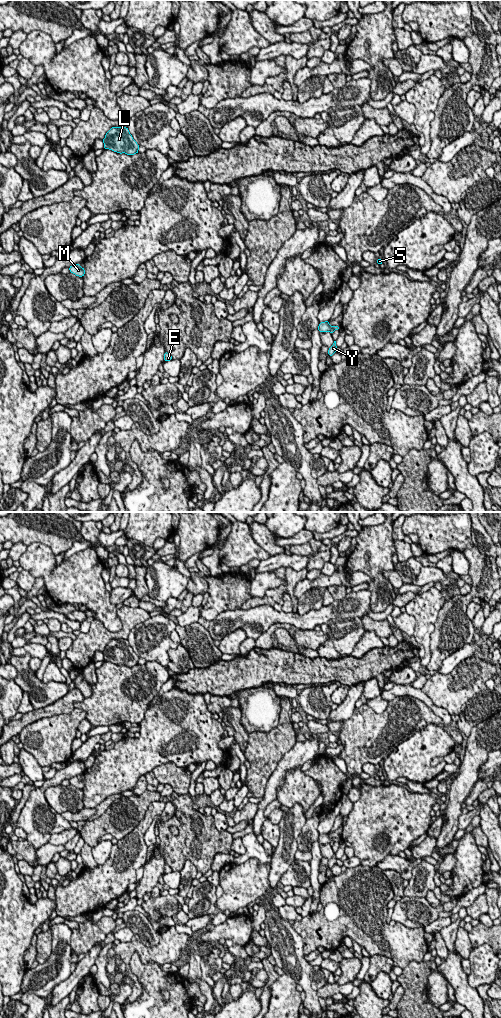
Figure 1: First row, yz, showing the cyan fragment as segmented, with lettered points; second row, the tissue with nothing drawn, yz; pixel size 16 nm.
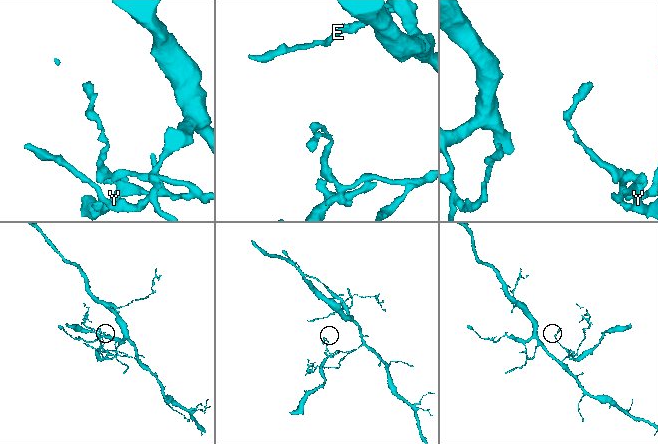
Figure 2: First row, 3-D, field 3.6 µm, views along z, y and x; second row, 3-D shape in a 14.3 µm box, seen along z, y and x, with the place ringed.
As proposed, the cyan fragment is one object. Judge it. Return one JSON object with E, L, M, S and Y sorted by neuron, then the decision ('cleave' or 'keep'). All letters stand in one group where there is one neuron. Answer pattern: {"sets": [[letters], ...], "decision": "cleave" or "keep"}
{"sets": [["E", "L", "M", "S"], ["Y"]], "decision": "cleave"}

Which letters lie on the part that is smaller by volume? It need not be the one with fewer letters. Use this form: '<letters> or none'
Y

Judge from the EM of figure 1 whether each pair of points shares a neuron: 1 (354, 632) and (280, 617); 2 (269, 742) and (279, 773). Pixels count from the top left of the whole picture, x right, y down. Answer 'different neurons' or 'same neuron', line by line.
1: different neurons
2: different neurons

